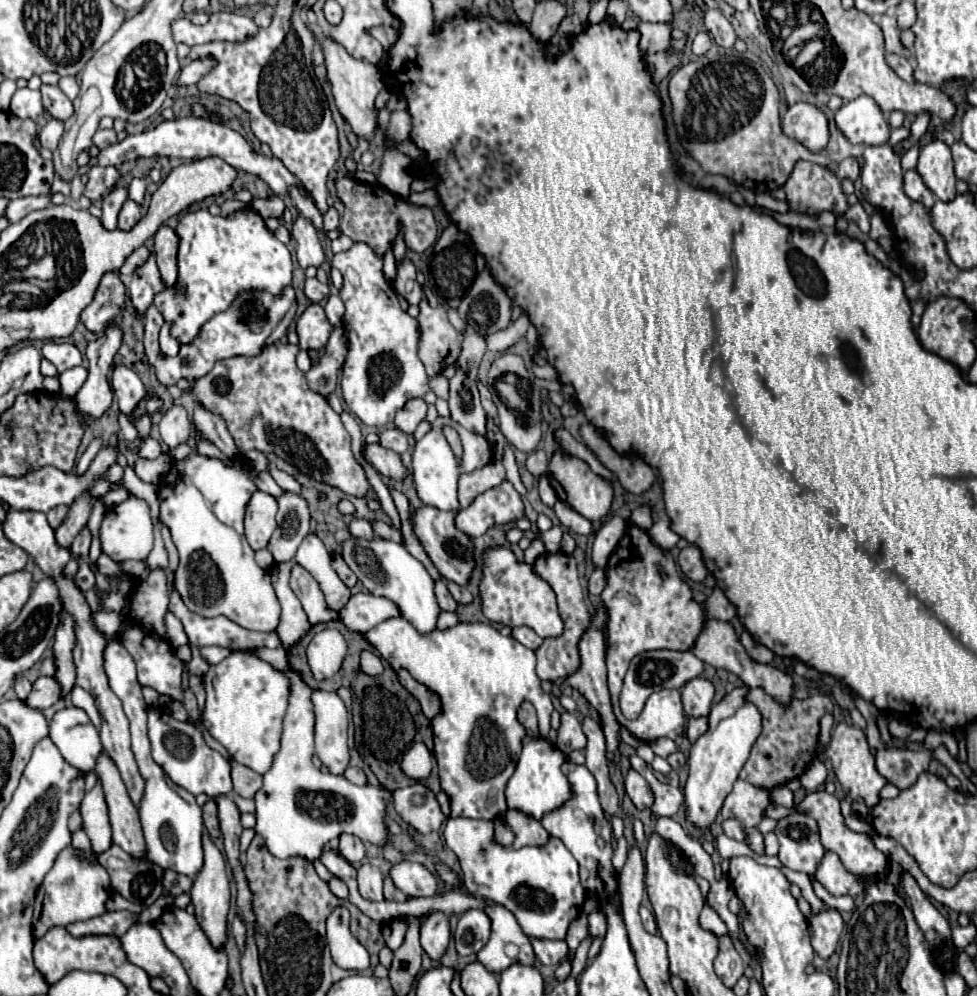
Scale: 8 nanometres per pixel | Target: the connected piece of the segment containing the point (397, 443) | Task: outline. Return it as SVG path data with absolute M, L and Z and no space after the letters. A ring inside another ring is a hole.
M387 428L387 430L383 430L381 432L381 442L379 442L381 446L385 446L385 448L389 448L389 450L393 450L393 452L397 452L397 454L403 454L405 450L409 450L409 436L405 434L405 432L401 432L401 430L397 430L397 428Z

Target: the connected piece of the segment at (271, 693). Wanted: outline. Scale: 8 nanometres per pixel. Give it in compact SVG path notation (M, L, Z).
M231 652L223 662L209 668L203 676L207 704L203 724L209 734L227 748L235 762L265 774L271 768L273 754L279 750L283 718L289 704L289 674L273 670L267 662L249 652Z

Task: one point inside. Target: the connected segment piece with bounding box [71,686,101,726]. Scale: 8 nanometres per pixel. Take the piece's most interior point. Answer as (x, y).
(81, 698)

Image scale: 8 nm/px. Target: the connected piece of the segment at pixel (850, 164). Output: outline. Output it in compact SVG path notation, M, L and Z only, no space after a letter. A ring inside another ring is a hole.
M845 158L841 164L839 164L839 172L837 172L837 176L841 176L841 178L849 178L849 180L857 180L859 178L859 172L861 172L861 168L859 168L859 164L857 164L857 160L855 158Z

